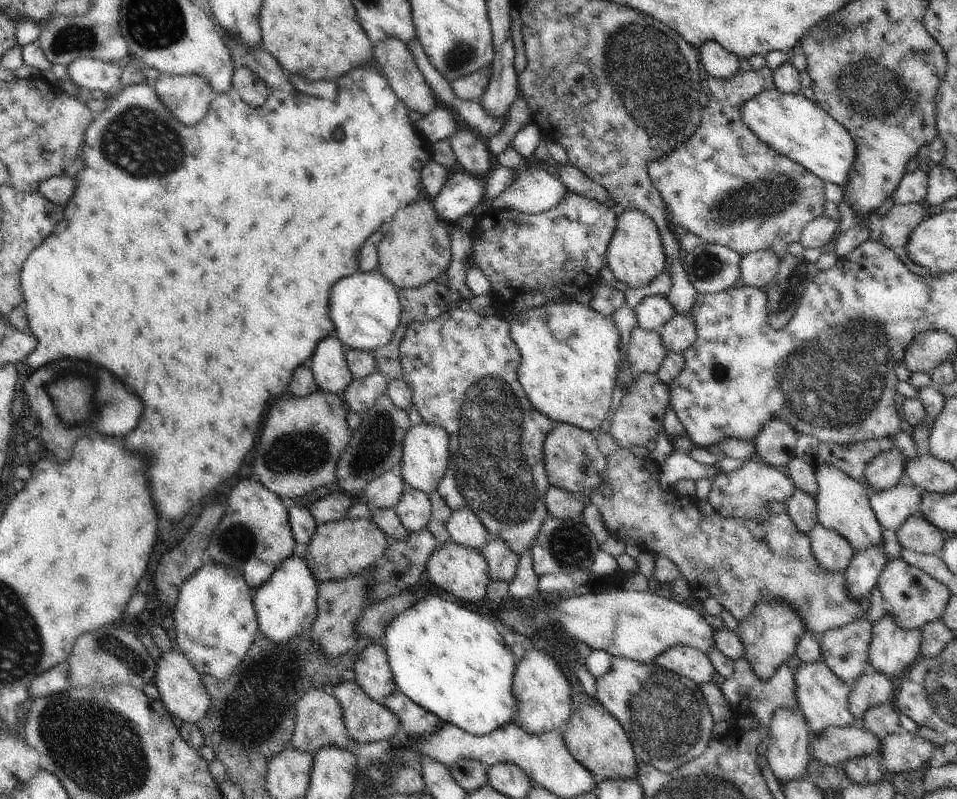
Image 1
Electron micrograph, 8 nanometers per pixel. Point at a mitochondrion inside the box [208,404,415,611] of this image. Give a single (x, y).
(301, 452)

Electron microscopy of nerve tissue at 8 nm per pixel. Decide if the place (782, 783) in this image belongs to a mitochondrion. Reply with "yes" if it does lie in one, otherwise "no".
no

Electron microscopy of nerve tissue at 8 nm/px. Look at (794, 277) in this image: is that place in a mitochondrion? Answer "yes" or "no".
yes

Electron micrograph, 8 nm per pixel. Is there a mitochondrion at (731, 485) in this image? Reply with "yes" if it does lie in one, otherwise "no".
no

